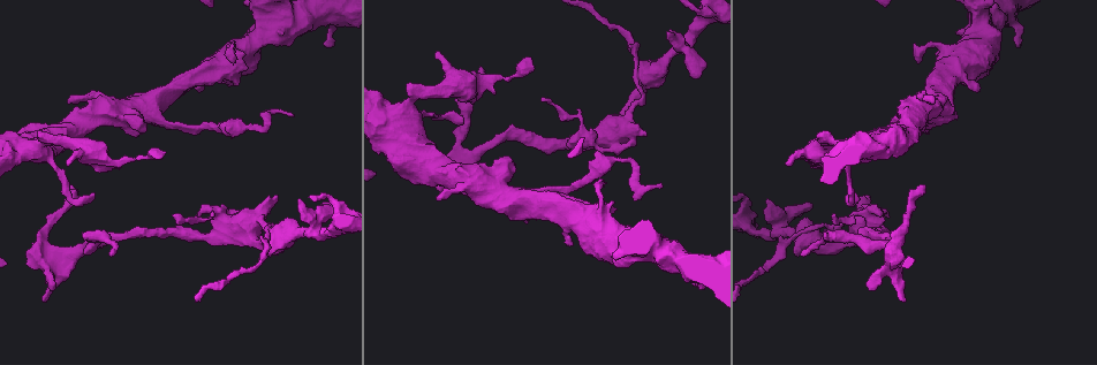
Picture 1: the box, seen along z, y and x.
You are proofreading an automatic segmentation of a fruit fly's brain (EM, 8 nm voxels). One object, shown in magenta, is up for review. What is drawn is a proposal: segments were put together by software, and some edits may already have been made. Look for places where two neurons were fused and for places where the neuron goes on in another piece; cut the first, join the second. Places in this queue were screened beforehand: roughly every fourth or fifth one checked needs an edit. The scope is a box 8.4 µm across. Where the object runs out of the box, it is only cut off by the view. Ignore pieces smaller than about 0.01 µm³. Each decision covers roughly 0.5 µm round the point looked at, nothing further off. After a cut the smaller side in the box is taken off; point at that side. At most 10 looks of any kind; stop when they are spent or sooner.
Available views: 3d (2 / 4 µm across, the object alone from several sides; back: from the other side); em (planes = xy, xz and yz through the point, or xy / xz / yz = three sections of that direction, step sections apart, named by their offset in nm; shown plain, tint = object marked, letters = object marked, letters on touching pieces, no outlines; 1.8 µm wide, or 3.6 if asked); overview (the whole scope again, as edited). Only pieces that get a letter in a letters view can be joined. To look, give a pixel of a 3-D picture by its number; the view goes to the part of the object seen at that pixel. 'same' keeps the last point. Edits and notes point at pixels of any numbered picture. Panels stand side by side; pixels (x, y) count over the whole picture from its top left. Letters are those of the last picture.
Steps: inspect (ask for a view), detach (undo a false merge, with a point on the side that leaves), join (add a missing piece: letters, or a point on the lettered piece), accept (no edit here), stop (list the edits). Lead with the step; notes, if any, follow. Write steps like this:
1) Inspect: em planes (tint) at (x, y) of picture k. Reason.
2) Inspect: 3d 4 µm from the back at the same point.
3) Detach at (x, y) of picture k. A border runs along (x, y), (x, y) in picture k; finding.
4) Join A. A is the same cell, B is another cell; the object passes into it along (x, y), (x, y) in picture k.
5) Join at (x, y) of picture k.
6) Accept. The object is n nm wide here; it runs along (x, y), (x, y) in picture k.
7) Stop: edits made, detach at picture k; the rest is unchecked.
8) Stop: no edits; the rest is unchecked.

Inspect: 3d 2 µm at (855, 192) of picture 1. Tapers out.

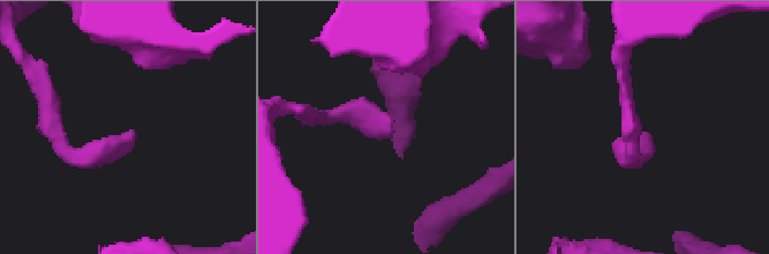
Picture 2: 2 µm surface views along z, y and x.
Inspect: em 3.6 µm planes (letters) at (134, 131) of picture 2.

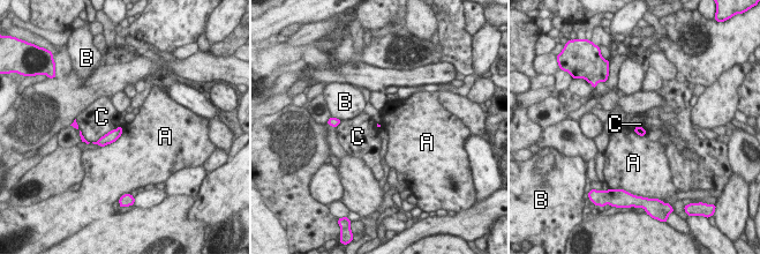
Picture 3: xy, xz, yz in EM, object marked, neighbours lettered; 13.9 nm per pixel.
Accept. A, B and C are other cells; a border runs along (122, 126), (114, 141), (100, 147) in picture 3; none of them fits.

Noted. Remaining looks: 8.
Inspect: 3d 4 µm at (72, 188) of picture 1. An open end.

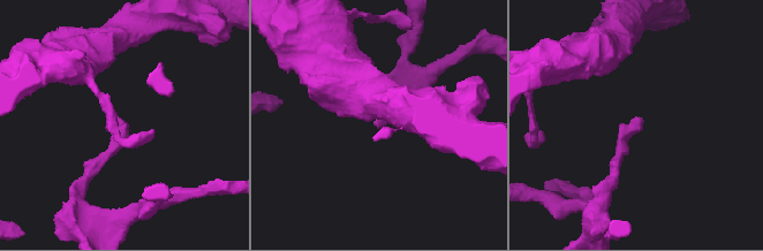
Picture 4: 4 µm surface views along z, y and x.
Inspect: em planes (letters) at (119, 122) of picture 4.

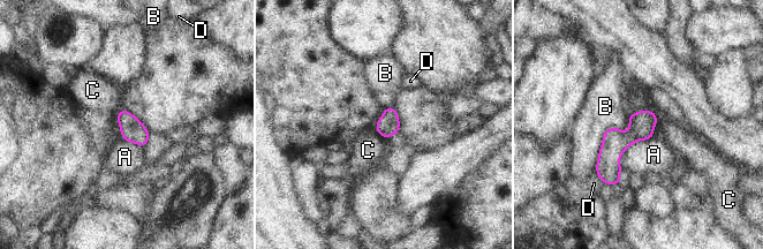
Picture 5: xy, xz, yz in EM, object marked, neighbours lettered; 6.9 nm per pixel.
Accept. A, B, C and D are other cells; no lettered piece goes on from it.

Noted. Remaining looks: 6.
Inspect: em planes (letters) at (201, 89) of picture 1. Free end.

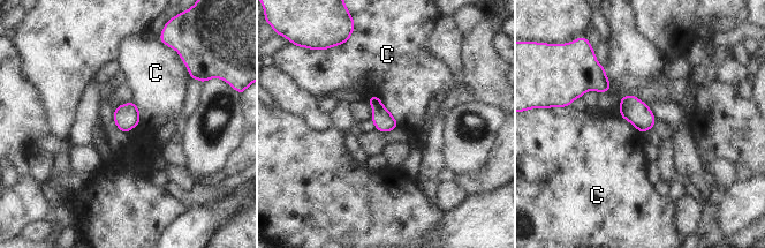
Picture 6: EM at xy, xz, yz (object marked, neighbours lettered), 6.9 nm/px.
Accept. C is another cell; a border runs along (366, 97), (377, 96), (399, 127) in picture 6; none of them fits.

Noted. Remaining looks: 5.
Inspect: em planes (letters) at (696, 77) of picture 1. Branch stops here.

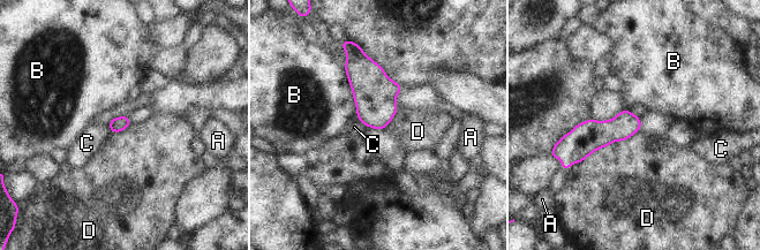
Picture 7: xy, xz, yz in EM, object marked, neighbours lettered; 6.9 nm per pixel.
Accept. A, B, C and D are other cells; no lettered piece goes on from it.

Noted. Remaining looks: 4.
Stop: no edits; the rest is unchecked.

